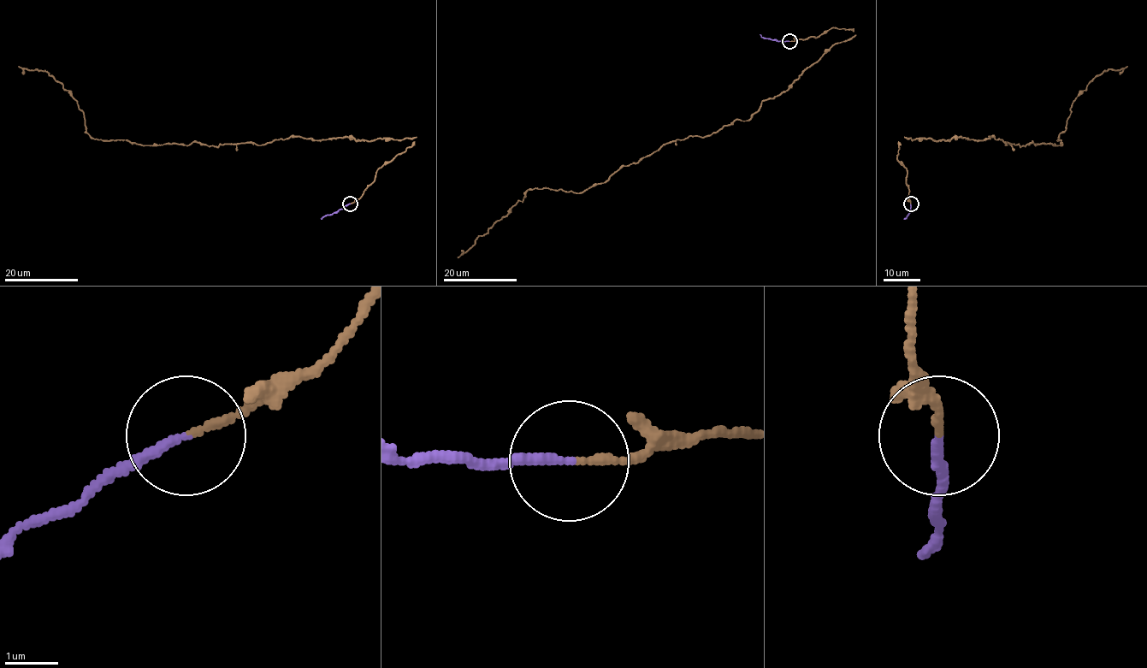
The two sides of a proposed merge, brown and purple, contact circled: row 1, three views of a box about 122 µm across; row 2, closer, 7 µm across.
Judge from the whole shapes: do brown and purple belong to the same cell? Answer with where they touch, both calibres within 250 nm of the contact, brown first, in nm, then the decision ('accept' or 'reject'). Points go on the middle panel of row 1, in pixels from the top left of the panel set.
at (789, 41); 130 nm thick on the brown side, 160 nm on the other; accept

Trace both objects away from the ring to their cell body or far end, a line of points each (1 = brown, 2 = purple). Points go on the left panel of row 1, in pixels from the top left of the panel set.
1: (351, 203), (416, 138), (291, 137), (217, 146), (94, 139), (63, 85), (44, 70), (19, 66)
2: (351, 203), (321, 219)

